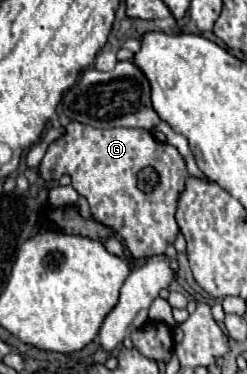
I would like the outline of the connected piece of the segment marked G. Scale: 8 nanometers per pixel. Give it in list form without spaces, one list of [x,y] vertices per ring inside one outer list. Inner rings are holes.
[[[70,121],[64,127],[64,135],[48,145],[38,173],[48,183],[70,175],[78,195],[88,199],[94,219],[110,225],[134,261],[164,255],[168,243],[176,241],[174,211],[178,193],[188,179],[186,163],[172,145],[156,141],[146,129],[96,129]],[[146,167],[158,173],[158,185],[150,191],[138,189],[138,173]]]

